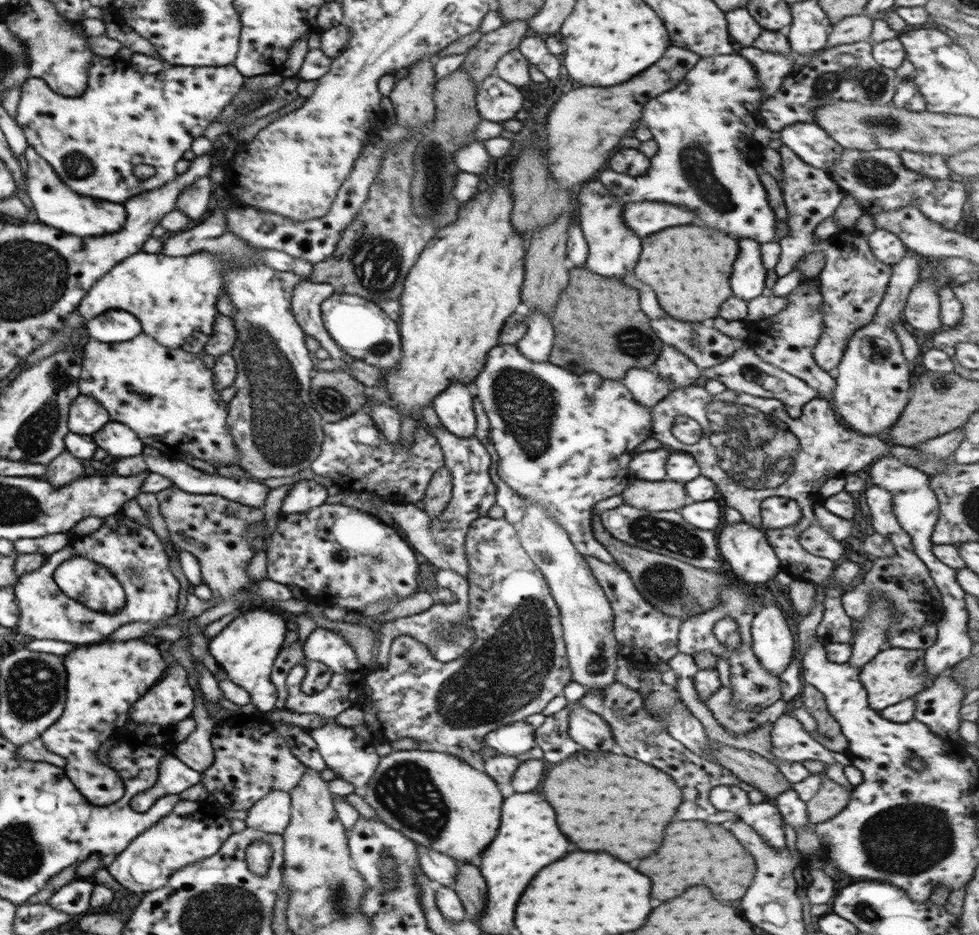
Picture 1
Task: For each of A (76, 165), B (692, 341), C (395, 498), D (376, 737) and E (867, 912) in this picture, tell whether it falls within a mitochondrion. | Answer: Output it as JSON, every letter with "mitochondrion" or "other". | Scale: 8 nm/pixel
{"A":"mitochondrion","B":"mitochondrion","C":"other","D":"other","E":"mitochondrion"}

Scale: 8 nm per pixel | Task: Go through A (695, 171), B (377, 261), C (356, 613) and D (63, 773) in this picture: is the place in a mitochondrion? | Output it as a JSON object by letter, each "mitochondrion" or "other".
{"A":"mitochondrion","B":"mitochondrion","C":"other","D":"other"}

